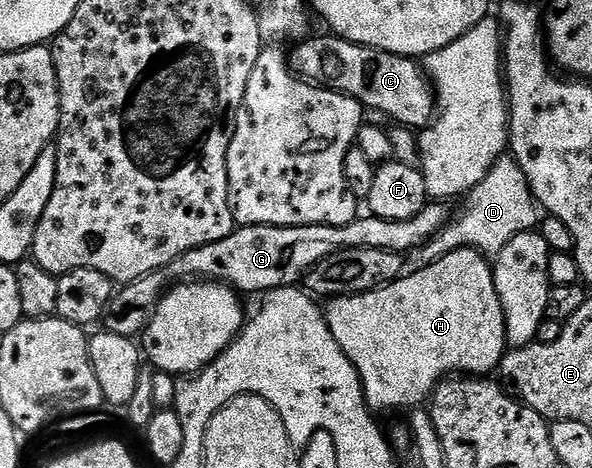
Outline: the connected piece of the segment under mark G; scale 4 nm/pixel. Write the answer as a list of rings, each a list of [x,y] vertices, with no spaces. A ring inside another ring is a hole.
[[[441,201],[426,202],[424,209],[415,213],[415,217],[407,217],[407,221],[387,221],[366,214],[364,217],[352,219],[347,225],[238,226],[230,235],[223,237],[223,241],[199,245],[199,249],[183,253],[183,257],[171,261],[150,275],[124,284],[107,305],[103,320],[104,330],[130,337],[140,336],[166,290],[186,281],[223,283],[238,293],[244,291],[264,293],[300,284],[305,272],[319,261],[331,257],[331,253],[360,247],[398,253],[418,251],[449,224],[451,211],[445,207],[448,206]]]

